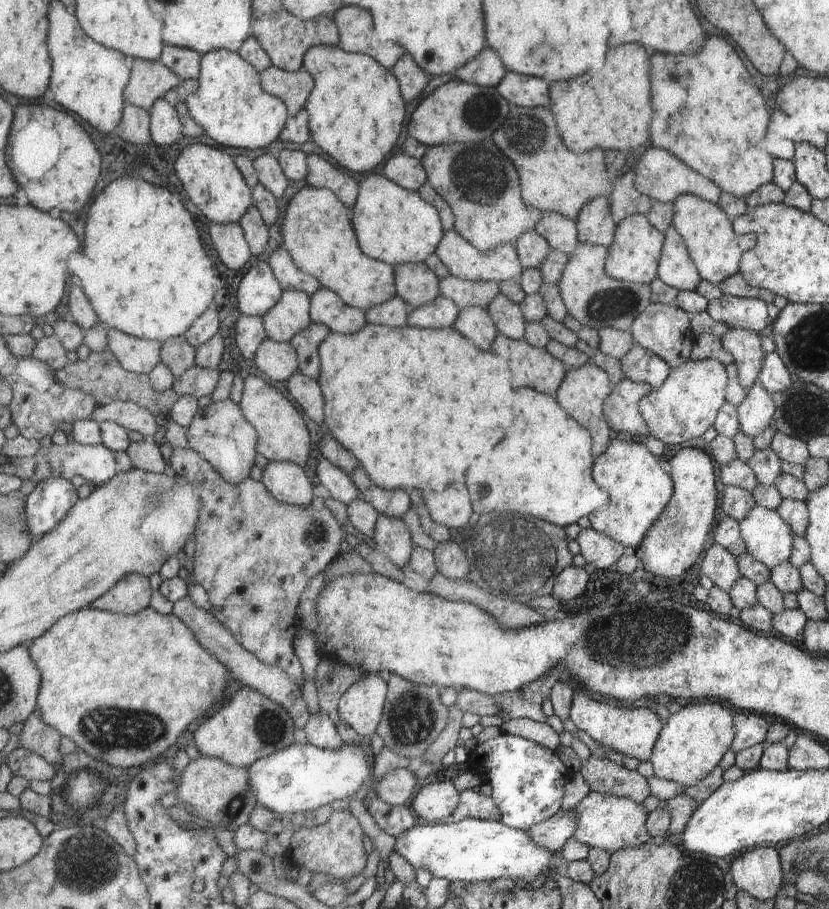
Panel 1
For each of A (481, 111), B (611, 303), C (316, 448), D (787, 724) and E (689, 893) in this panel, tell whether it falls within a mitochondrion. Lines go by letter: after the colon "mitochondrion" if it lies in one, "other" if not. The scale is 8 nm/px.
A: mitochondrion
B: mitochondrion
C: other
D: other
E: mitochondrion

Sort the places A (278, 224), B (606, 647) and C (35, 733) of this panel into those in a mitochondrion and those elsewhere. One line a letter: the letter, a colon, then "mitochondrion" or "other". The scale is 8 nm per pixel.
A: other
B: mitochondrion
C: other

